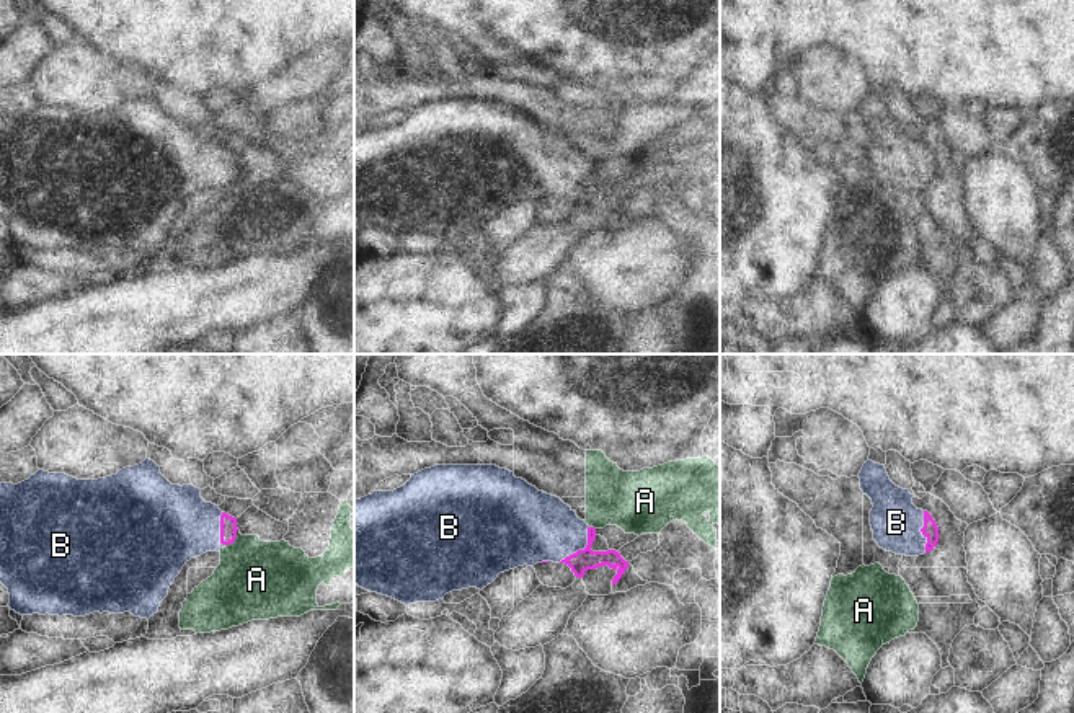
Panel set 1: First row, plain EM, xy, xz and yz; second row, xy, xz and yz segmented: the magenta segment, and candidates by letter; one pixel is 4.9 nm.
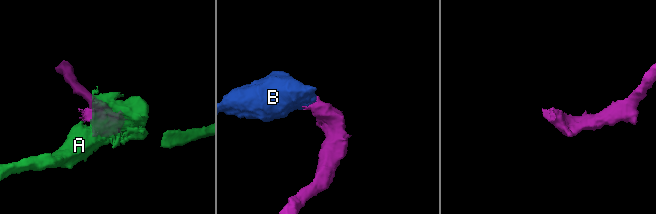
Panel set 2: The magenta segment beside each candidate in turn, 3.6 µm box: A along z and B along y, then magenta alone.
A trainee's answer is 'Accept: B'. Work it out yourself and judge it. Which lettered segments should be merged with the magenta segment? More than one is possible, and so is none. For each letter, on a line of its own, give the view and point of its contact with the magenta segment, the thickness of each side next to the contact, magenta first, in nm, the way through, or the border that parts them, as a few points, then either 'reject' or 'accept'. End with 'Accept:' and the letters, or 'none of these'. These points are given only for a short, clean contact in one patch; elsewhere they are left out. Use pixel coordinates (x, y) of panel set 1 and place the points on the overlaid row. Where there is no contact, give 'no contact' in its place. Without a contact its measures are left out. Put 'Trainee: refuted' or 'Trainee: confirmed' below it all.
A: xy (234, 540) | 80/380 nm | reject
B: xz (581, 550) | 110/340 nm | accept
Accept: B
Trainee: confirmed

